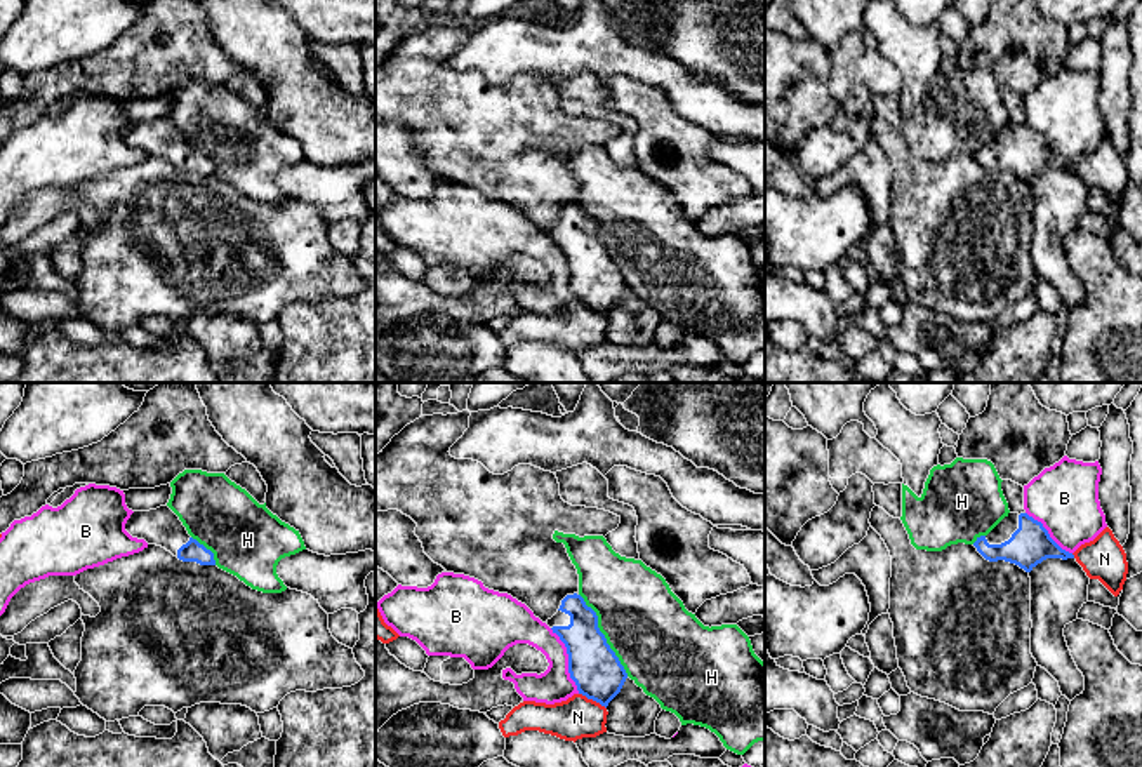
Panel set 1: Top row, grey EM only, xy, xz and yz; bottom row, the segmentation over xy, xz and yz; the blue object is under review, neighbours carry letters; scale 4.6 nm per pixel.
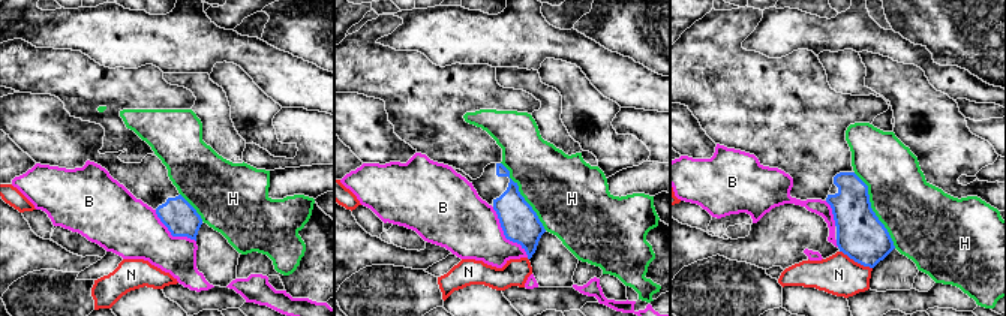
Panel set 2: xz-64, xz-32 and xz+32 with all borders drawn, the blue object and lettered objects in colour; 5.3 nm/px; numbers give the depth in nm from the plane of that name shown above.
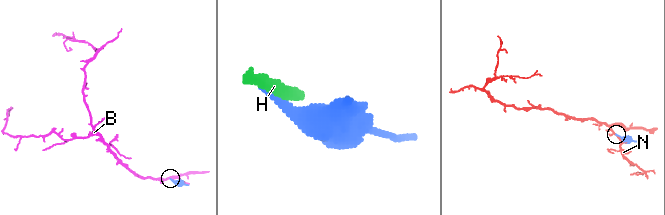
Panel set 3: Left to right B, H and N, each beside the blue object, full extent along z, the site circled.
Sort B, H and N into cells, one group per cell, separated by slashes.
B / H / N

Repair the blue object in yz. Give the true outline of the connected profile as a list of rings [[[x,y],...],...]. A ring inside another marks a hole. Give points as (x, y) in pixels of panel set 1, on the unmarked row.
[[[1008,123],[987,146],[977,148],[973,157],[986,170],[1005,170],[1026,183],[1046,169],[1074,169],[1050,148],[1041,132],[1027,123]]]

